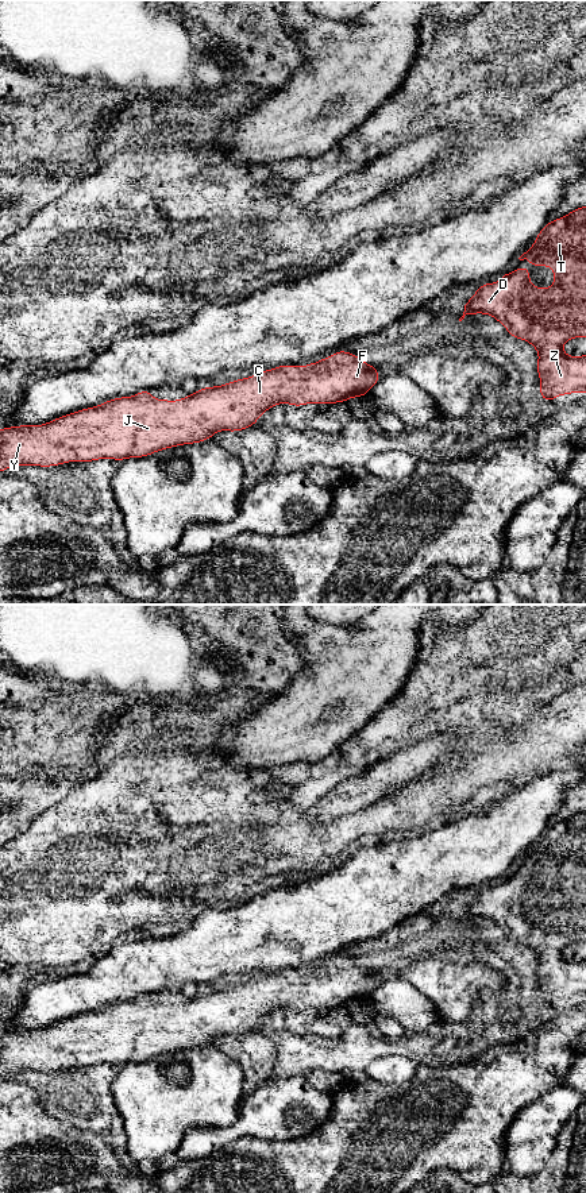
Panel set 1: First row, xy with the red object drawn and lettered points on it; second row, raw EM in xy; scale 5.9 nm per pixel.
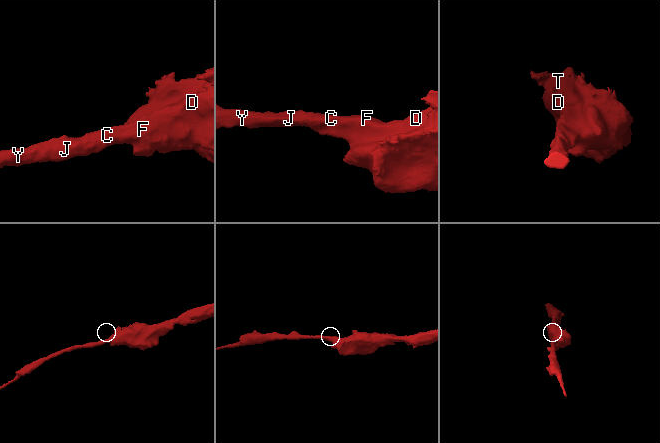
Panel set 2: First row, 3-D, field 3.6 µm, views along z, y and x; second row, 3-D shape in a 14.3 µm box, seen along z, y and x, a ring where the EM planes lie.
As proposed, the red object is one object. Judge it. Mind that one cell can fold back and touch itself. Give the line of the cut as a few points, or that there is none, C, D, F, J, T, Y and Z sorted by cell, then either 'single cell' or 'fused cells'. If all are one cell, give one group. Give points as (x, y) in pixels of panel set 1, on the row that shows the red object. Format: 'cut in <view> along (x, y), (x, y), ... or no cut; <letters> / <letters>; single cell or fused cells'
no cut; C D F J T Y Z; single cell

